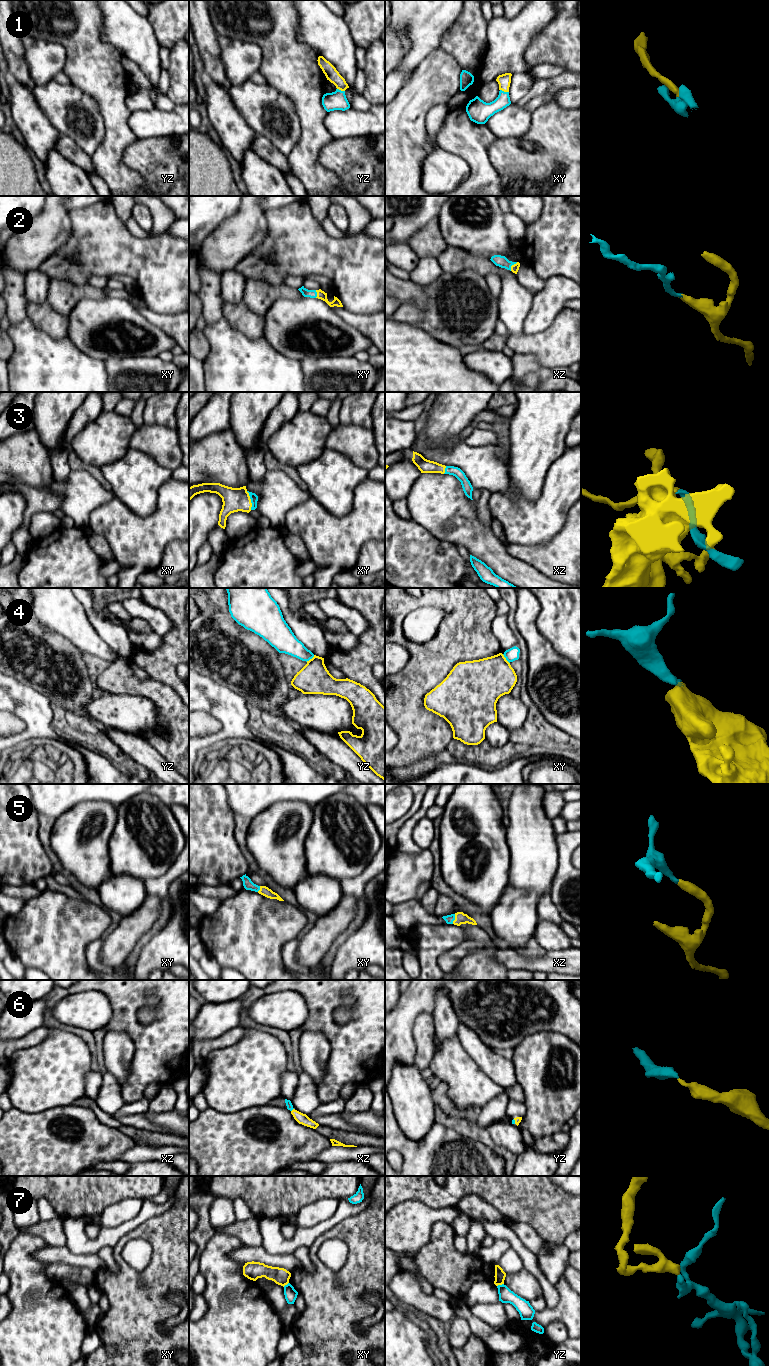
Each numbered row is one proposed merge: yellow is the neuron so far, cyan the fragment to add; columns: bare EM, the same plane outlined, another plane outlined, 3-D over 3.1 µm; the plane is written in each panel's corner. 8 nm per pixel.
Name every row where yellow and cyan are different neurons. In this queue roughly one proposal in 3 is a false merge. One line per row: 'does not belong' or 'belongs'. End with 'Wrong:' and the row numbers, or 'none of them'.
1: belongs
2: belongs
3: belongs
4: does not belong
5: belongs
6: belongs
7: does not belong
Wrong: 4, 7

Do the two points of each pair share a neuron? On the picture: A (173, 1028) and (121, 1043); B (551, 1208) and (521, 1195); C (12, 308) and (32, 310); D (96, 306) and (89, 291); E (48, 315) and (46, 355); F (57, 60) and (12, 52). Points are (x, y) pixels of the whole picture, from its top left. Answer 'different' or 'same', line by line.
A: different
B: same
C: different
D: different
E: different
F: different

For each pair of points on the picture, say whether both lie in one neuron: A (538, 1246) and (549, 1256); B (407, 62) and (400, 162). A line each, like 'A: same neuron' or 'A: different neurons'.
A: different neurons
B: different neurons

